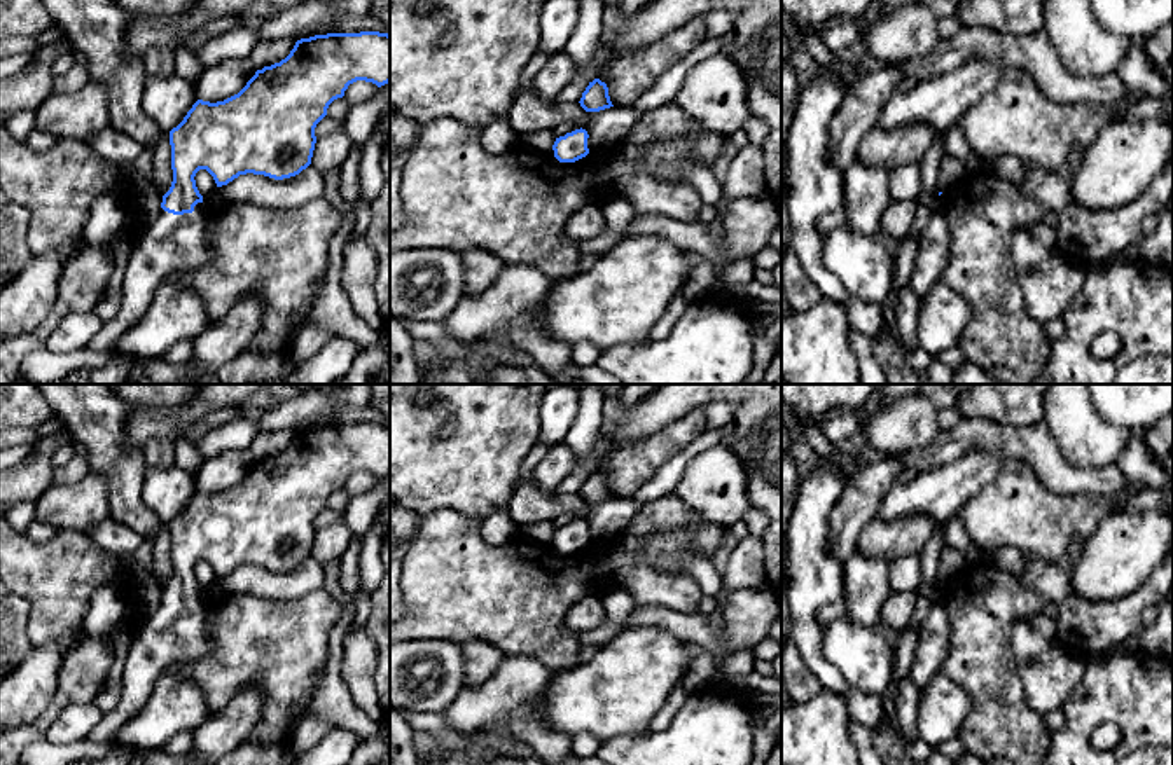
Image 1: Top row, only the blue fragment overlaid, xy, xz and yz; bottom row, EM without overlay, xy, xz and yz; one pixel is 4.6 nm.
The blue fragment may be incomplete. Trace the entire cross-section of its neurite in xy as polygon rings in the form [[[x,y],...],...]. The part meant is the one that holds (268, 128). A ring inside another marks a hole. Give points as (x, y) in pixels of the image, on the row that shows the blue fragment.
[[[327,33],[301,38],[285,59],[257,70],[238,94],[217,103],[198,100],[170,131],[173,182],[163,196],[159,218],[133,243],[122,279],[121,309],[114,320],[103,323],[86,348],[117,353],[117,341],[145,314],[157,286],[171,274],[210,262],[203,196],[194,180],[199,169],[206,169],[217,187],[246,173],[274,180],[299,175],[311,164],[316,124],[327,115],[329,105],[343,98],[348,86],[357,80],[378,87],[390,82],[388,33]]]

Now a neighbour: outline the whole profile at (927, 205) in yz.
[[[939,190],[918,199],[916,218],[911,227],[911,238],[921,238],[925,227],[928,225],[930,218],[934,217],[939,204]]]

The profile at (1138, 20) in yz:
[[[1089,0],[1096,21],[1143,44],[1173,21],[1173,0]]]

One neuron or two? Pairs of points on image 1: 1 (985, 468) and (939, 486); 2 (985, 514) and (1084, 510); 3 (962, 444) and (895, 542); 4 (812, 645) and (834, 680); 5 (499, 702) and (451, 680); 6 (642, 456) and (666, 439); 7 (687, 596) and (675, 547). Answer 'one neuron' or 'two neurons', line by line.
1: one neuron
2: one neuron
3: two neurons
4: one neuron
5: two neurons
6: one neuron
7: two neurons

